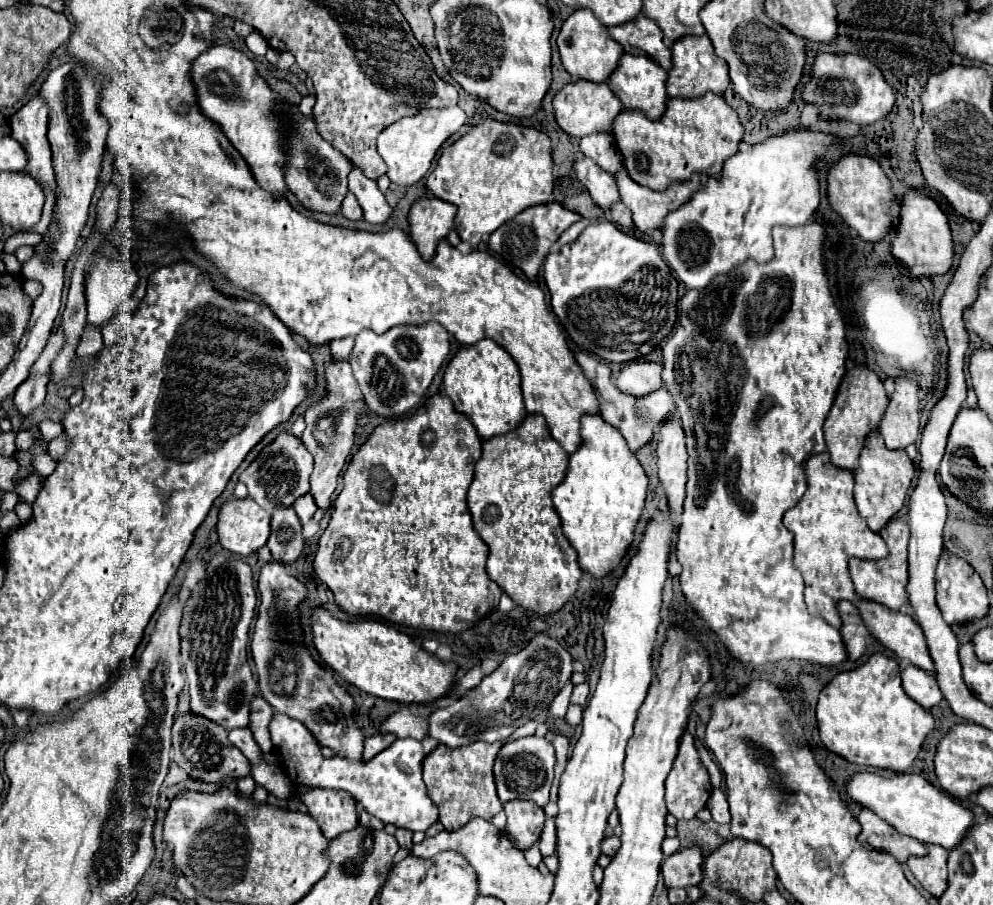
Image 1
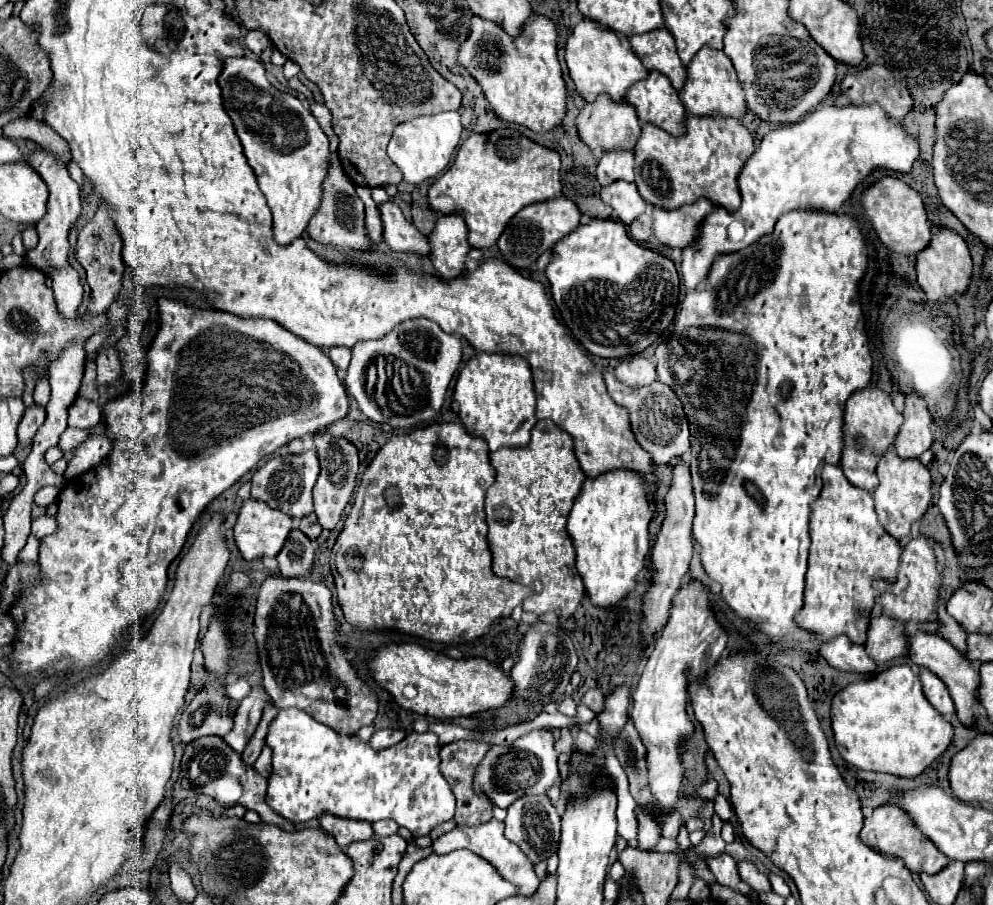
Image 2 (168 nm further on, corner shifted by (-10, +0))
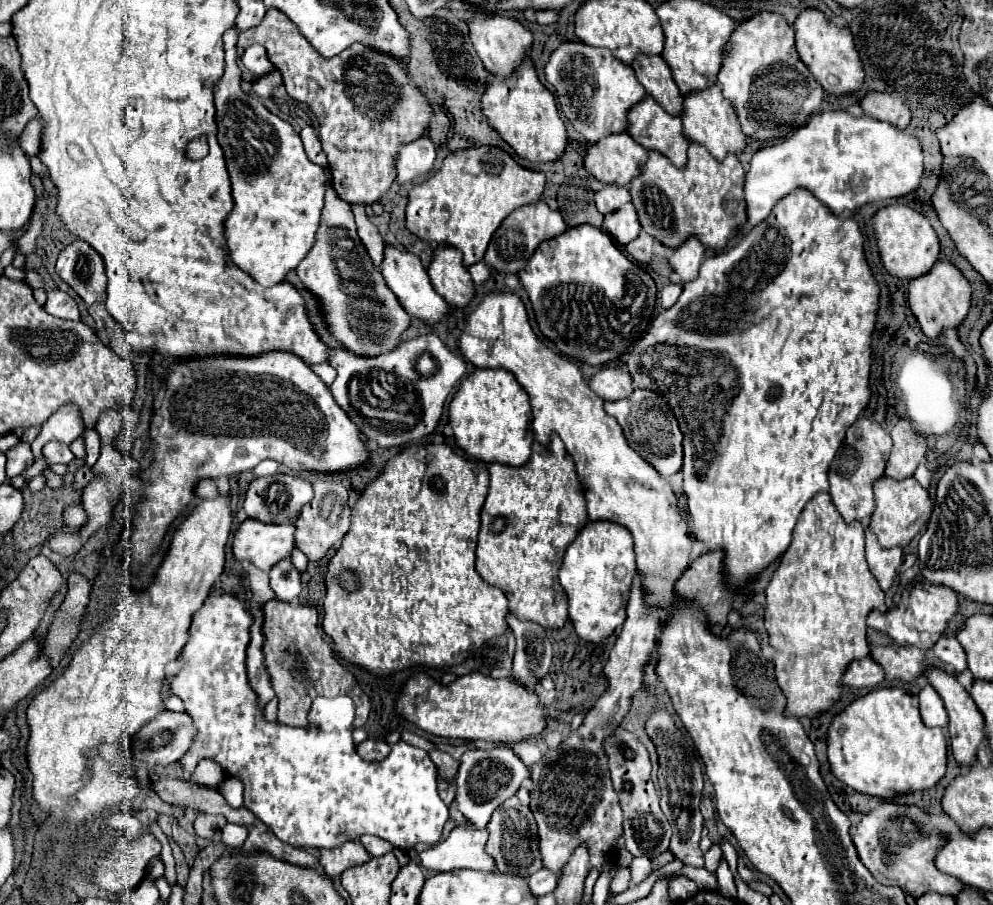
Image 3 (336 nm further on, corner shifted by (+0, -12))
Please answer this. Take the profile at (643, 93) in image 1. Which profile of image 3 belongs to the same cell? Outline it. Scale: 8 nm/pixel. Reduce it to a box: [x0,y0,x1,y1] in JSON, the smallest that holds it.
[628,95,688,167]

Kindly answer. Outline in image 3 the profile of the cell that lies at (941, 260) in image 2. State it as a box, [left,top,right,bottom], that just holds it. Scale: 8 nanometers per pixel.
[908,261,972,339]

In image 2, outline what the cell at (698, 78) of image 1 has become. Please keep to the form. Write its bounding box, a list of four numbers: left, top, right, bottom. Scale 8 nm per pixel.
[680,47,748,119]

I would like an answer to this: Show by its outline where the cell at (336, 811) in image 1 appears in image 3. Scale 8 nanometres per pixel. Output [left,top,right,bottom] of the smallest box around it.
[320,841,370,879]

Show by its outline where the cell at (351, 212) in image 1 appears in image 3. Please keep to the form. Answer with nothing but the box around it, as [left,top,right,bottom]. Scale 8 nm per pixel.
[352,205,384,267]

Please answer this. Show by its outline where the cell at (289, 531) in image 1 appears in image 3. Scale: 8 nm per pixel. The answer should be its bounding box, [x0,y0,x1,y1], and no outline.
[270,557,300,601]

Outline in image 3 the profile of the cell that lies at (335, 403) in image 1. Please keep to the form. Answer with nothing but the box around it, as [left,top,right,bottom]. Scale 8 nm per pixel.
[296,475,350,561]

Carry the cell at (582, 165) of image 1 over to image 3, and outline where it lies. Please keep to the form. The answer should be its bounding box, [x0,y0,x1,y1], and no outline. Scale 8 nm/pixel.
[604,203,642,245]

